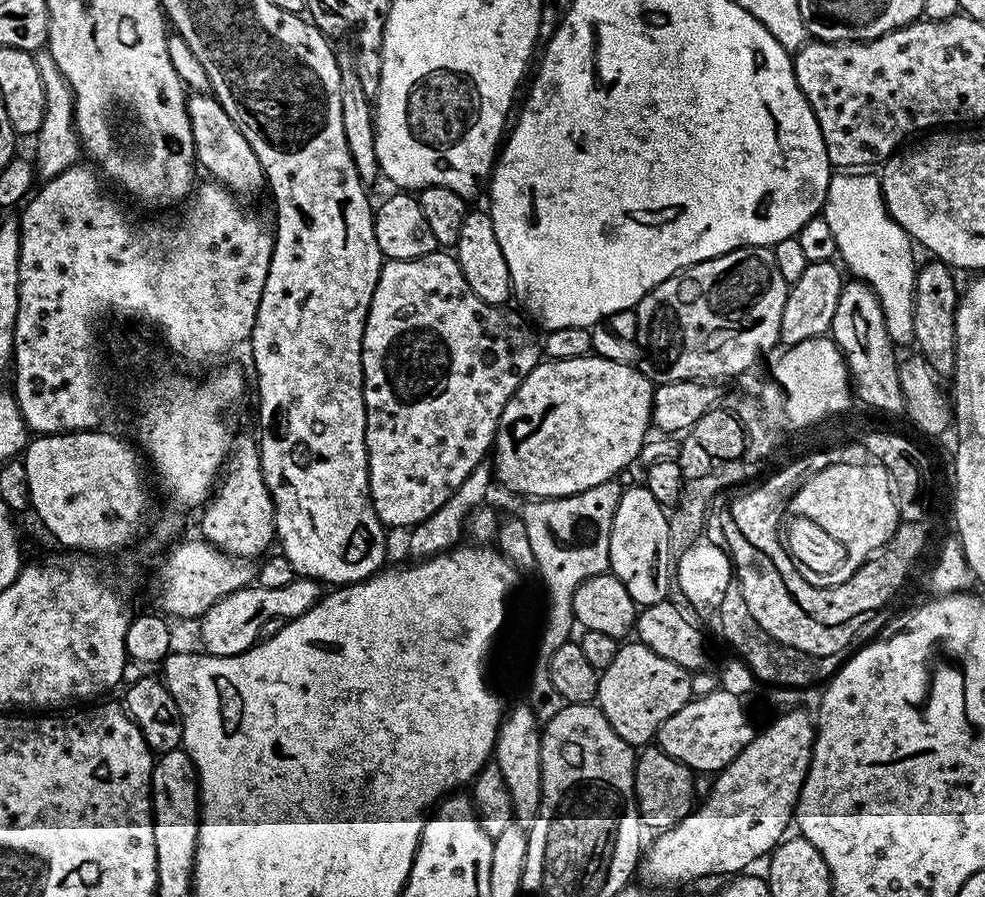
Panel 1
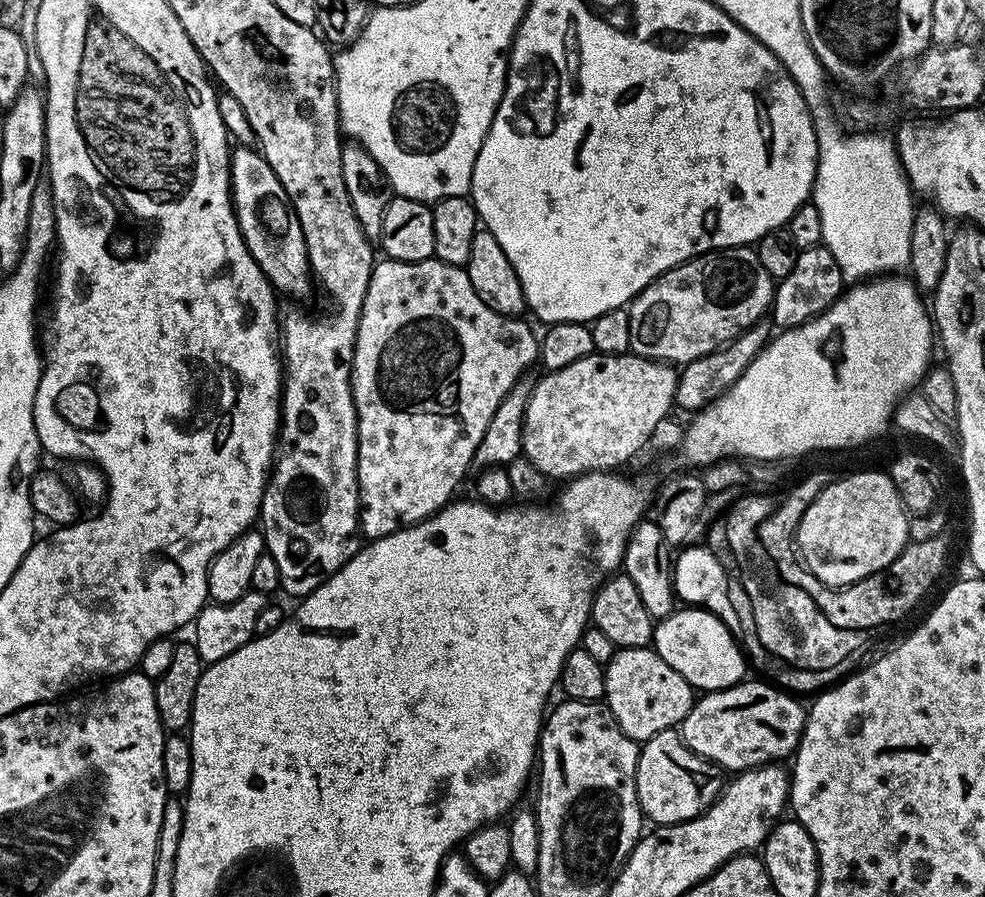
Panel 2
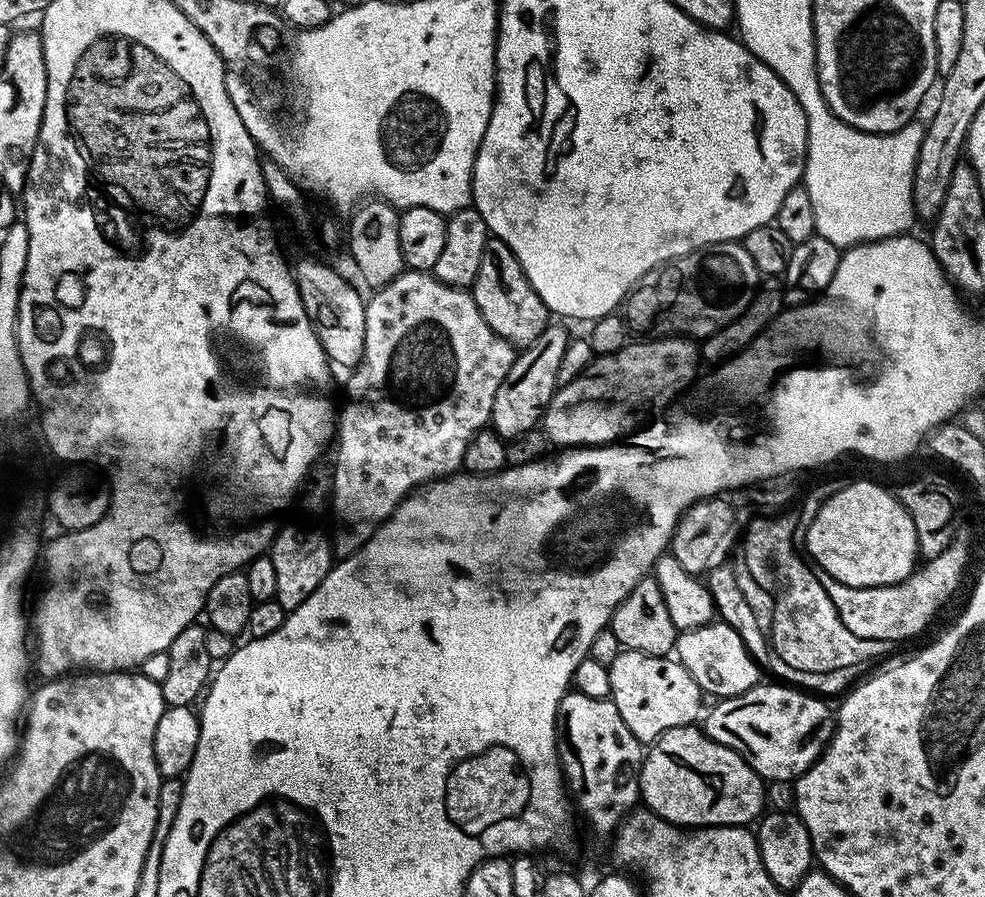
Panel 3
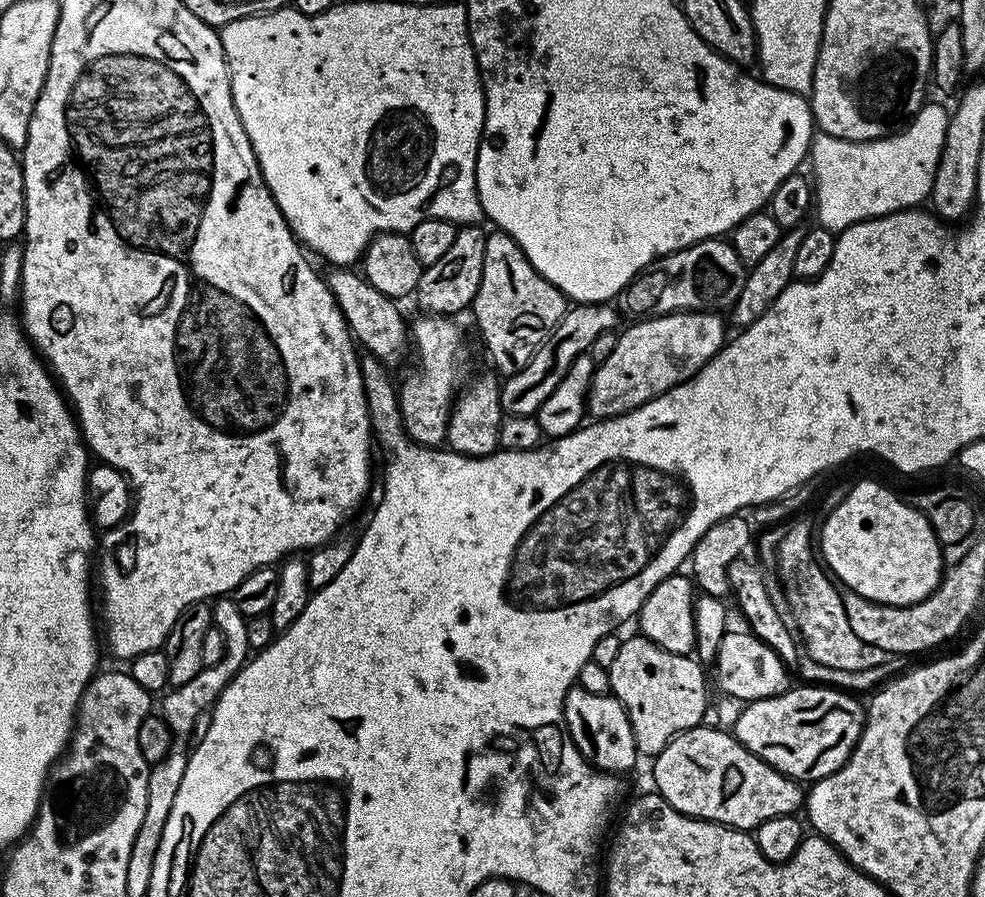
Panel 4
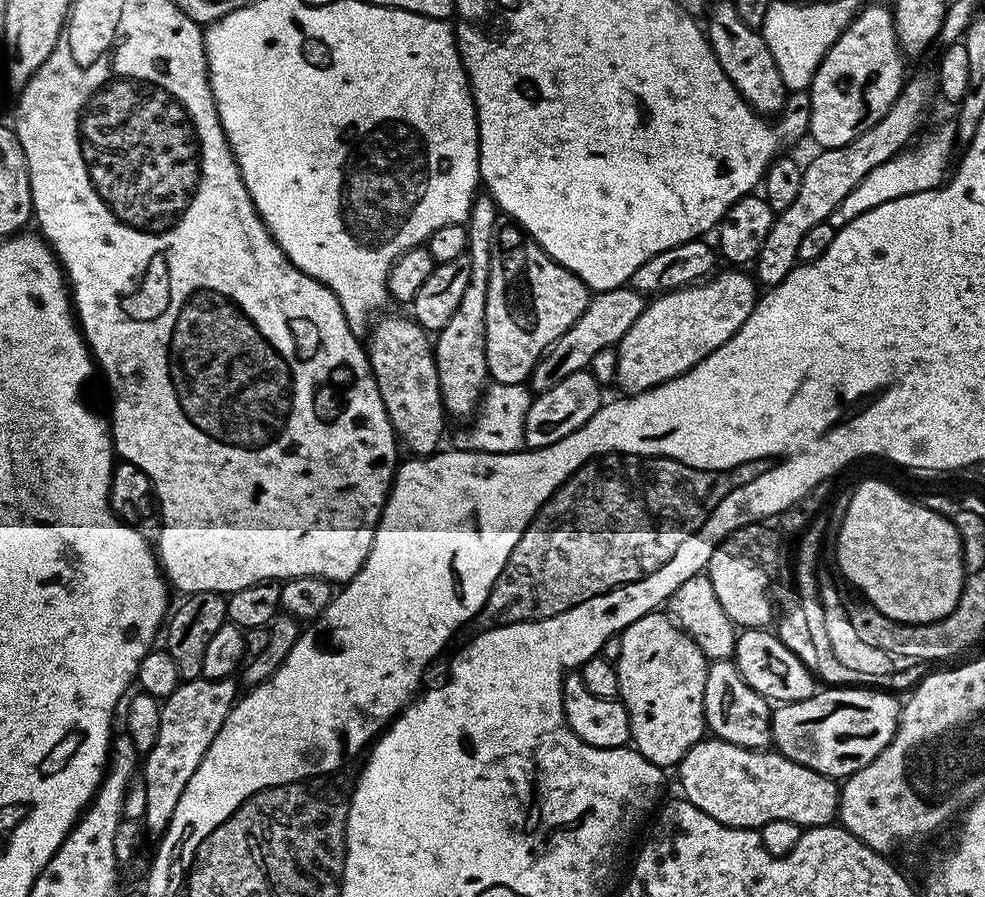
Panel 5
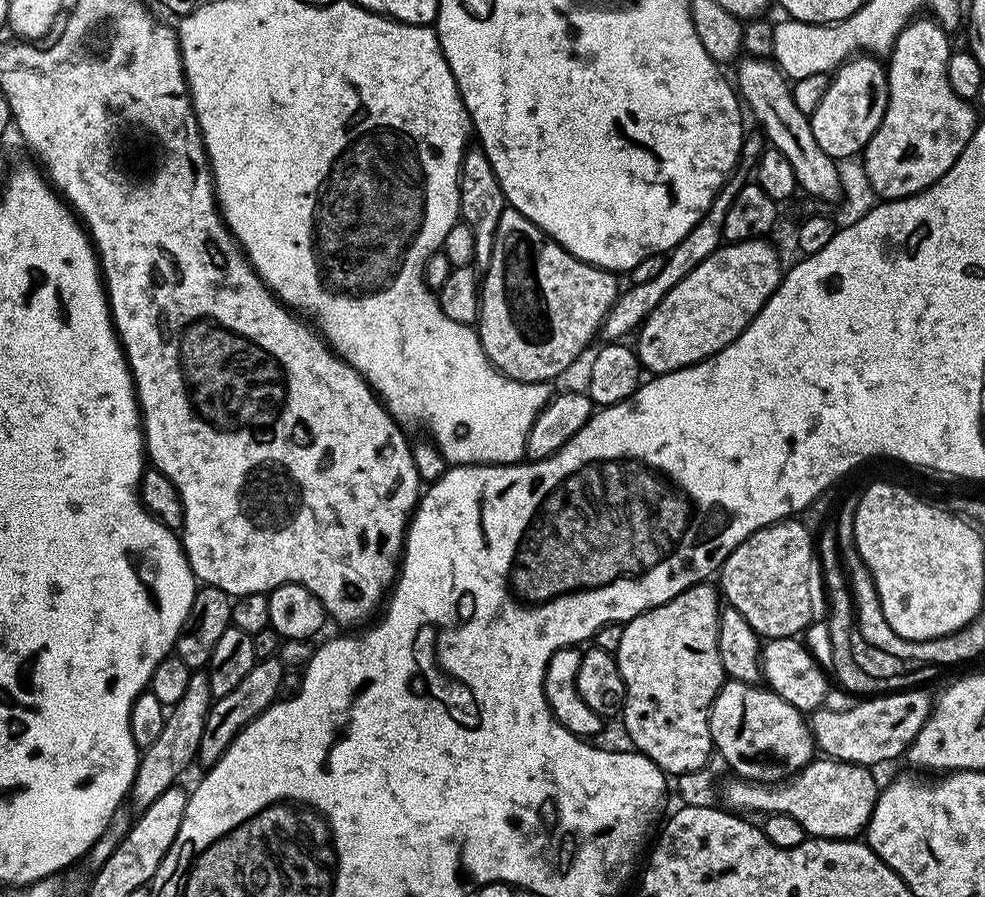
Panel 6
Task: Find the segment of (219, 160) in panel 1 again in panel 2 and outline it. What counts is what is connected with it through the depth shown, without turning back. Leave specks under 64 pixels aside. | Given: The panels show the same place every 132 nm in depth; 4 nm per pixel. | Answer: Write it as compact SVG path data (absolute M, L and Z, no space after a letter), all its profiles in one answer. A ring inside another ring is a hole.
M233 147L230 152L230 167L232 208L246 242L246 250L254 258L254 262L258 262L262 274L266 274L273 289L281 297L306 299L312 292L312 284L314 288L312 264L308 260L304 231L298 222L298 214L288 201L282 182L278 182L278 174L274 174L266 158L255 147Z

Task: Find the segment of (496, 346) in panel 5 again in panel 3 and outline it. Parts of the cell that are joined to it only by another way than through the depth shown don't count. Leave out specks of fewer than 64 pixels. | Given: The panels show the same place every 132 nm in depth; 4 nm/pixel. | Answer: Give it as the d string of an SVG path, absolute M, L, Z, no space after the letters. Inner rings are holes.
M488 239L486 250L482 250L482 266L478 266L478 278L472 283L470 291L490 330L509 340L517 349L527 348L550 323L547 306L542 298L538 298L534 286L530 286L518 258L510 246L506 246L506 242Z

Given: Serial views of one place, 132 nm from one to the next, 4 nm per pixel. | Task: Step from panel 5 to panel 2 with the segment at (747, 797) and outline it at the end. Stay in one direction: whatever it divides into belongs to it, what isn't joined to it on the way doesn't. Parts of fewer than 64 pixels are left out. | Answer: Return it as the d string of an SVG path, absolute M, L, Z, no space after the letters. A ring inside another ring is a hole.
M677 729L660 731L641 745L635 790L643 817L653 825L676 825L702 816L724 791L725 783L721 767L690 751Z

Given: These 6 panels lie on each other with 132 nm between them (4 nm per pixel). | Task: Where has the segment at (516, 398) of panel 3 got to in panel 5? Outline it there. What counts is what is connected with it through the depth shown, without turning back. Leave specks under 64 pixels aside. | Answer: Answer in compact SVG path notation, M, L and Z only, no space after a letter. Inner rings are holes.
M631 286L595 293L589 299L582 318L578 318L578 322L574 322L574 326L570 326L570 330L566 330L566 334L562 334L562 338L558 338L558 342L554 342L536 363L530 377L531 391L536 394L545 392L550 390L550 386L558 386L562 378L570 378L570 374L585 371L591 365L594 354L619 345L626 330L630 330L630 326L638 322L645 307L645 297L634 291Z

